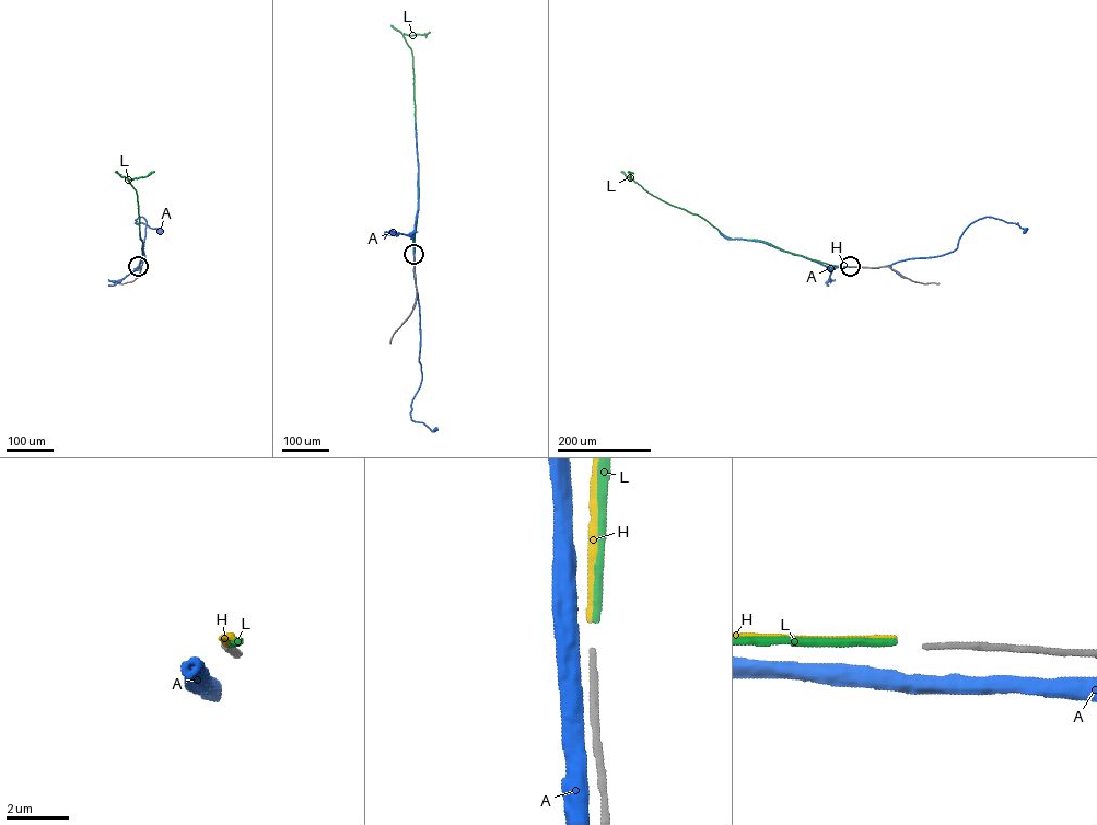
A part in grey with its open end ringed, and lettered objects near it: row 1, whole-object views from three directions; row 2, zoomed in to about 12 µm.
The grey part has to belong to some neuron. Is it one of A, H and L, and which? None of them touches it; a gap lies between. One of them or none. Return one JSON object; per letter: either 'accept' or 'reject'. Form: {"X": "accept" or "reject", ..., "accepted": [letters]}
{"A": "reject", "H": "reject", "L": "reject", "accepted": []}

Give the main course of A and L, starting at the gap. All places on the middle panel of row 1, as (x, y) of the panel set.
A: (413, 254), (422, 379), (412, 401), (410, 416), (432, 431), (435, 429)
L: (413, 254), (419, 192), (412, 57), (403, 34), (429, 33)

